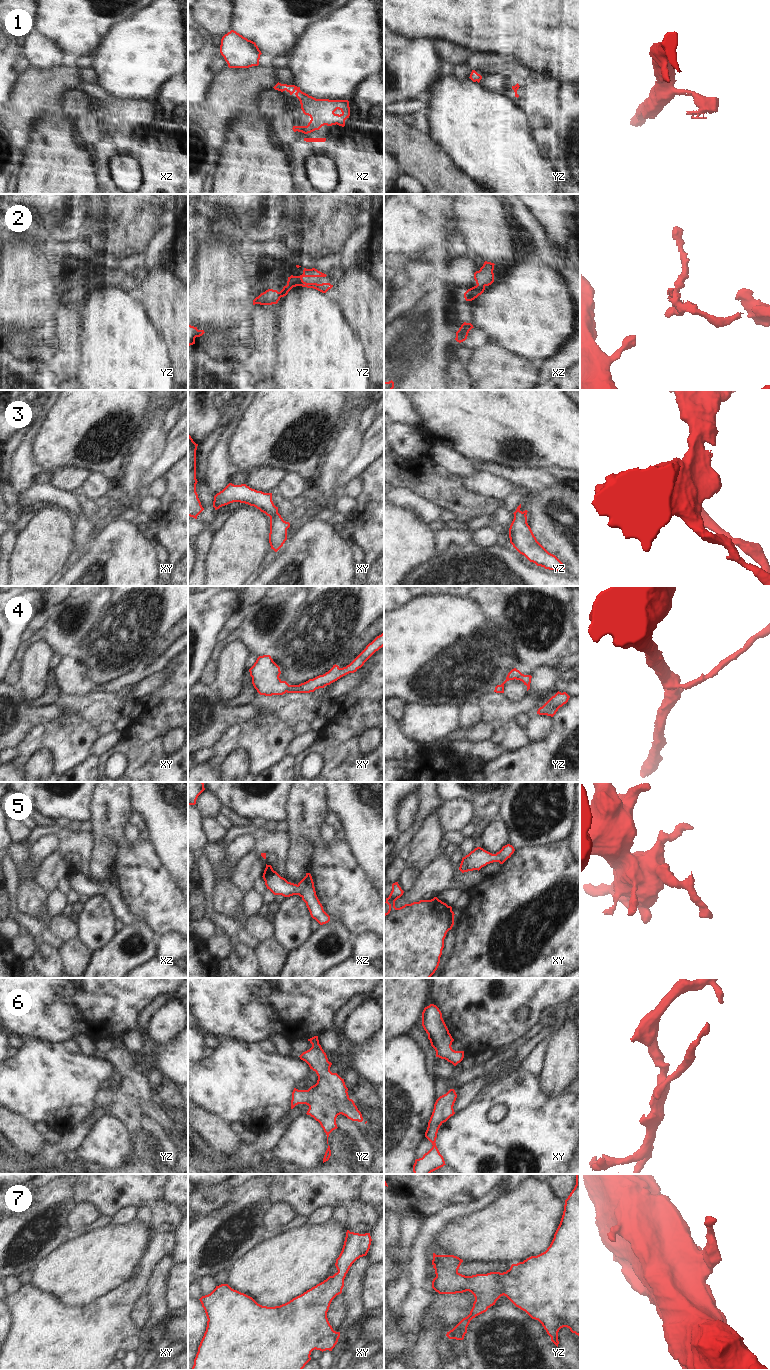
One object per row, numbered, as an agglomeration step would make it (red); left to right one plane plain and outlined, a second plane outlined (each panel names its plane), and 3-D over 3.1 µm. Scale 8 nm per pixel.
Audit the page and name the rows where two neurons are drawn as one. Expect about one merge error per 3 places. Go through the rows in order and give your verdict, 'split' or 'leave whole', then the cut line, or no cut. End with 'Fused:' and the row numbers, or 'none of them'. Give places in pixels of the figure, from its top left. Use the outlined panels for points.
1: leave whole; no cut
2: leave whole; no cut
3: leave whole; no cut
4: leave whole; no cut
5: leave whole; no cut
6: leave whole; no cut
7: leave whole; no cut
Fused: none of them

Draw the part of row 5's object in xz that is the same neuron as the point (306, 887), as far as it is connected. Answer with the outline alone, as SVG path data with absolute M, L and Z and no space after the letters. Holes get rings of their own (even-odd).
M266 864L262 877L267 889L274 895L282 895L284 897L299 895L306 903L311 917L320 925L330 921L330 916L324 911L316 895L314 882L310 873L306 873L306 876L298 884L294 884L281 877L273 870L271 865Z

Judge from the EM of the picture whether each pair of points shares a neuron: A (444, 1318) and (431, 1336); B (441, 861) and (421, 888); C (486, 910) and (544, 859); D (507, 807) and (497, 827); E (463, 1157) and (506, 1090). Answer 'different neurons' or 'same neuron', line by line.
A: different neurons
B: same neuron
C: same neuron
D: different neurons
E: same neuron

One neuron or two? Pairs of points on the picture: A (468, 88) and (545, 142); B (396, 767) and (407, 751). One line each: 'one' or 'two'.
A: two
B: two

